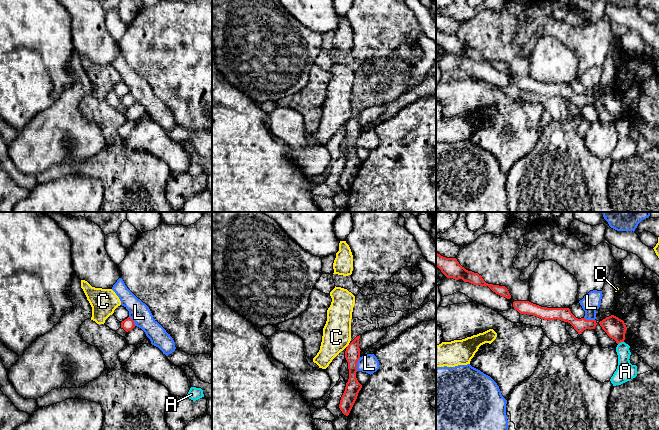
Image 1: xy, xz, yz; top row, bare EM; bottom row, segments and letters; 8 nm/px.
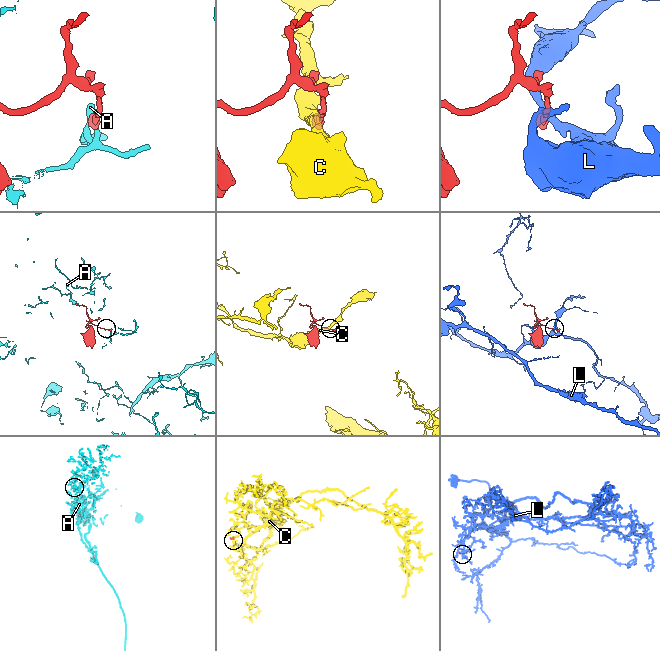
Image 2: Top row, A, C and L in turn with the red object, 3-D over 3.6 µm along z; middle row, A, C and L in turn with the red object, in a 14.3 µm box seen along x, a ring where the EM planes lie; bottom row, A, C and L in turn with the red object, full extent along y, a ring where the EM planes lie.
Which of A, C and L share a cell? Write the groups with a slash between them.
A / C / L

